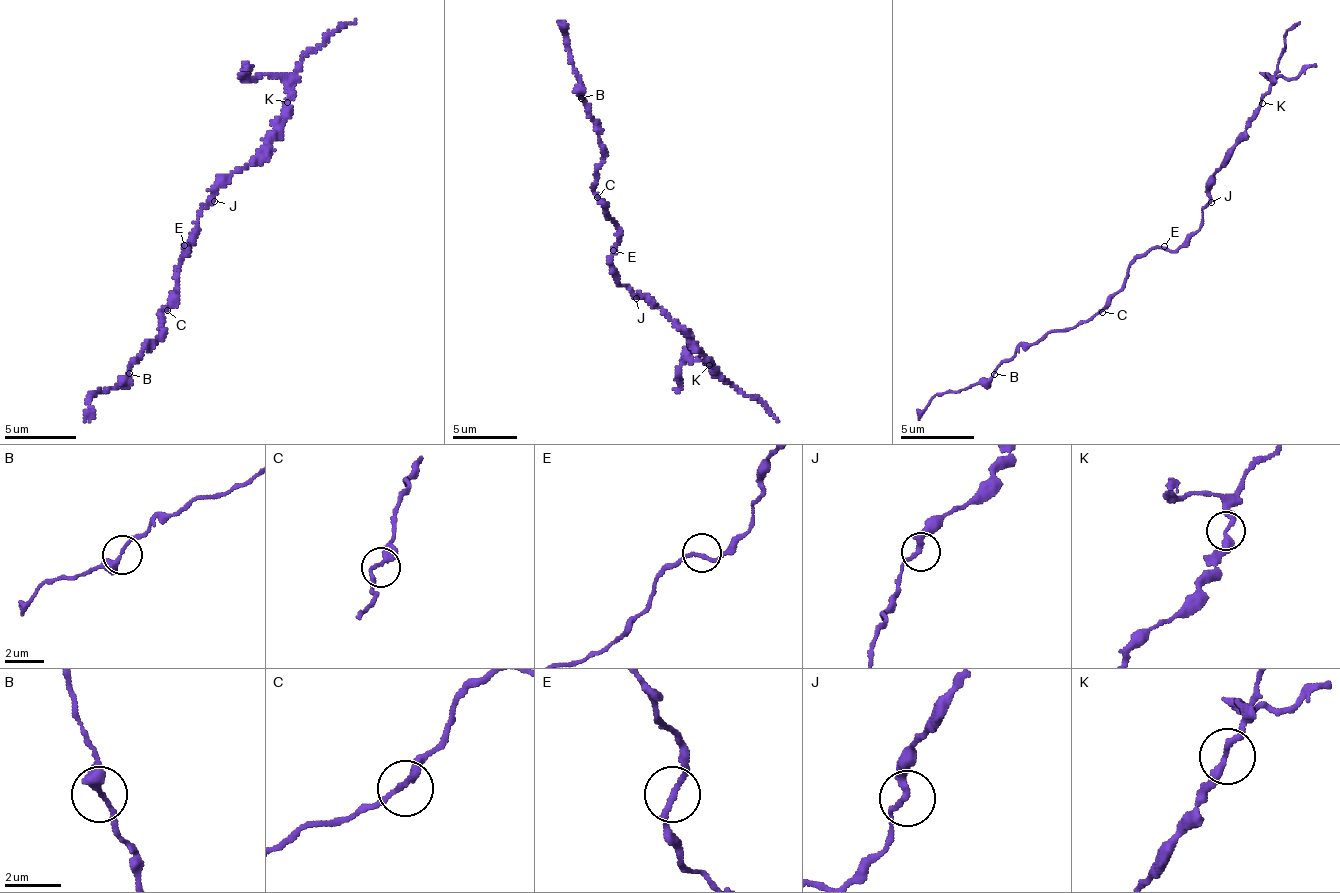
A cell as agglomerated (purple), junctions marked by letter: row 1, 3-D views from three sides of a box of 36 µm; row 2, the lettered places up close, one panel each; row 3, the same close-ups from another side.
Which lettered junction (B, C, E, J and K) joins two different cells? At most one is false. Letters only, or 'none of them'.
none of them

